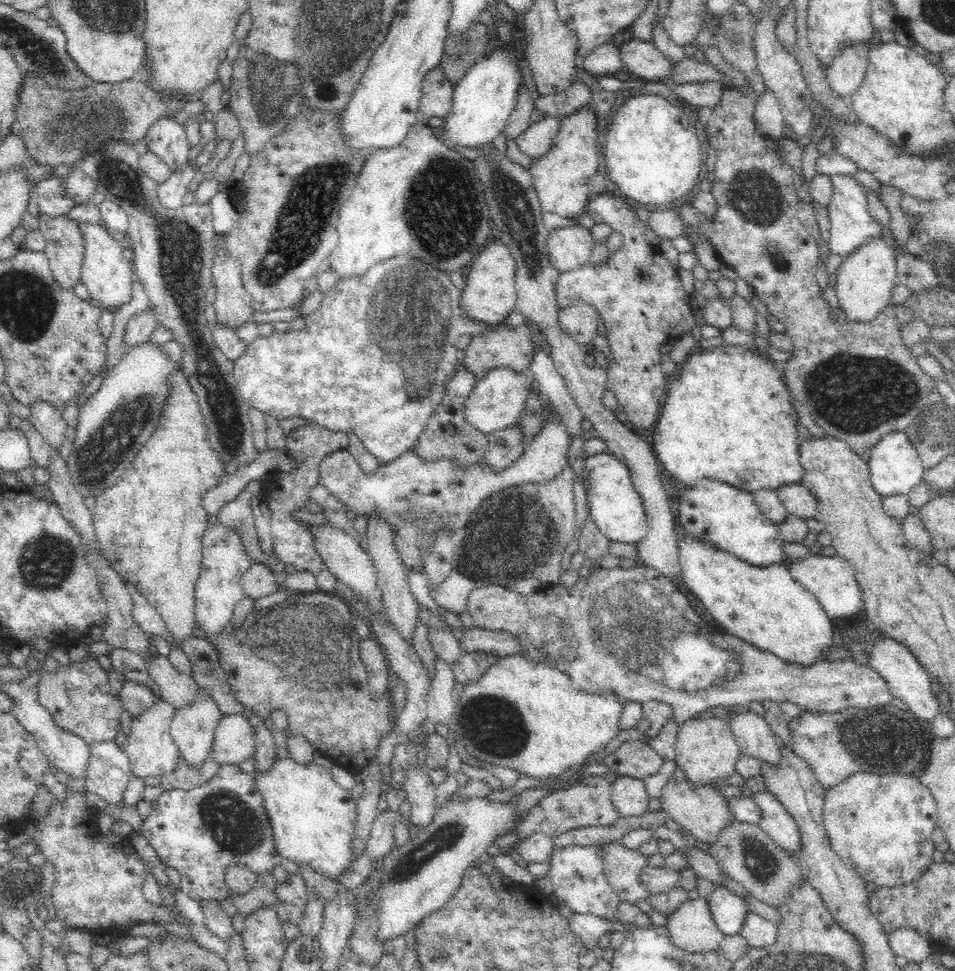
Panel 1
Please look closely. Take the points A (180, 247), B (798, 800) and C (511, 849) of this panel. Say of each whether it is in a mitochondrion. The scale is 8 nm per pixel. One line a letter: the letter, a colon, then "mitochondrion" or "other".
A: mitochondrion
B: other
C: other

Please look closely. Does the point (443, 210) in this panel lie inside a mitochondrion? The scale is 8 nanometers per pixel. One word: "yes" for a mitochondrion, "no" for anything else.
yes

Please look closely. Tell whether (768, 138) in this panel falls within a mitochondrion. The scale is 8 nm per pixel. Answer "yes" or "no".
no

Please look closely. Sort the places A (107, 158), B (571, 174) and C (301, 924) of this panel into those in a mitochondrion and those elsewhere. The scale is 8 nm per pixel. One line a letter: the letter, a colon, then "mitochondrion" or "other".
A: mitochondrion
B: other
C: other

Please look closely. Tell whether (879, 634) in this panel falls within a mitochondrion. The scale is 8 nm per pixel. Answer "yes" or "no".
no

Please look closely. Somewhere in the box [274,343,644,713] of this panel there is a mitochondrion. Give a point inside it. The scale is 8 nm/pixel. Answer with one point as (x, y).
(518, 535)

